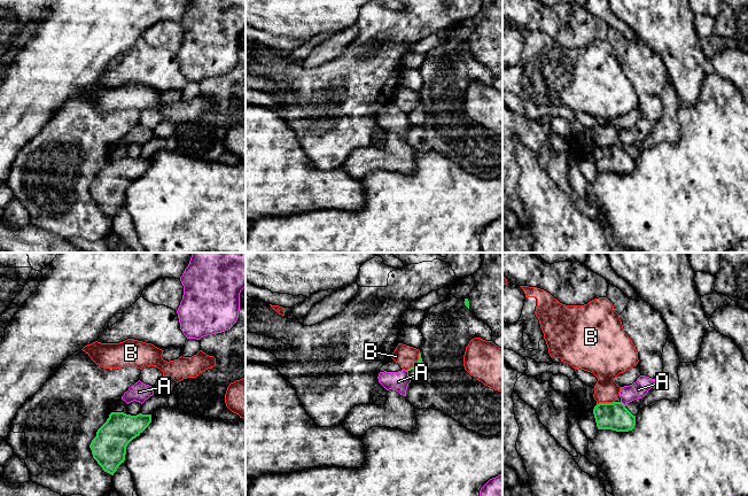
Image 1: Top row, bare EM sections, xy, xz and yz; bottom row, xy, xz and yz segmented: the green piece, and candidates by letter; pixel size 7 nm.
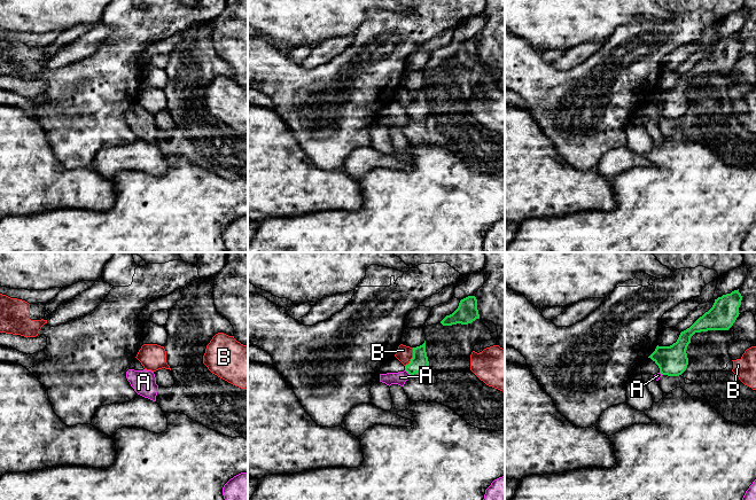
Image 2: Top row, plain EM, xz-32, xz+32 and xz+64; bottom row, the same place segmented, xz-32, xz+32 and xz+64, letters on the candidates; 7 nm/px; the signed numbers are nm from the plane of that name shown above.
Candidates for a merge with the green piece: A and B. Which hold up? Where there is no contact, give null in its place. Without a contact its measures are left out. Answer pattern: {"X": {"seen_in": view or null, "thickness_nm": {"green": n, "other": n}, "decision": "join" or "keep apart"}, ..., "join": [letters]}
{"A": {"seen_in": "yz", "thickness_nm": {"green": 190, "other": 120}, "decision": "keep apart"}, "B": {"seen_in": "xz", "thickness_nm": {"green": 60, "other": 150}, "decision": "keep apart"}, "join": []}

